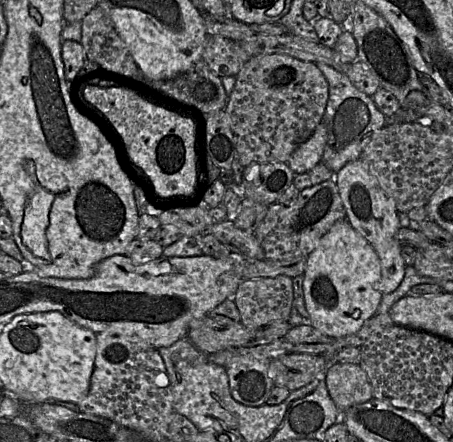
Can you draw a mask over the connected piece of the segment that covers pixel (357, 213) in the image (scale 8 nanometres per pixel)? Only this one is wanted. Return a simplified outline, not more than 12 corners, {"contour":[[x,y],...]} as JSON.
{"contour":[[362,159],[333,171],[344,220],[374,248],[379,290],[406,264],[398,212]]}

